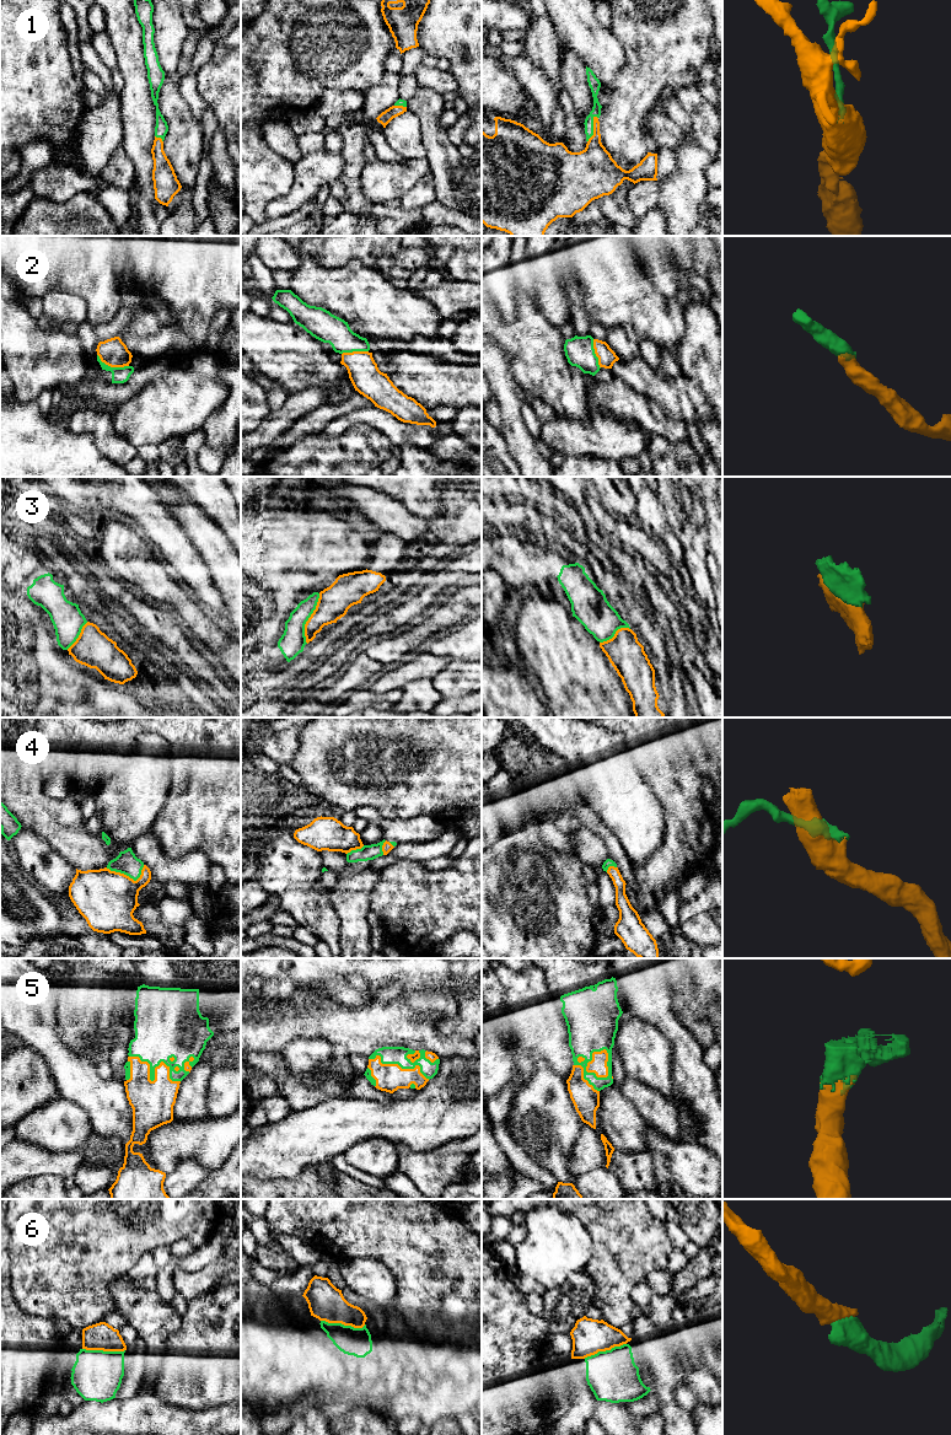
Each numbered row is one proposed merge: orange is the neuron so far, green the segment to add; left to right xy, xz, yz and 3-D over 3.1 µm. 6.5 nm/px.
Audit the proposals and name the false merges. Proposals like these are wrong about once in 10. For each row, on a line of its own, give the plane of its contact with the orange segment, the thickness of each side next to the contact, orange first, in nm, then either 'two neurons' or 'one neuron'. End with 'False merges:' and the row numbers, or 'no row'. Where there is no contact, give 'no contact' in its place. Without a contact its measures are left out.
1: yz | 280/60 nm | one neuron
2: xy | 180/110 nm | one neuron
3: xz | 200/160 nm | two neurons
4: xy | 380/150 nm | one neuron
5: yz | 110/300 nm | one neuron
6: xz | 240/180 nm | one neuron
False merges: 3

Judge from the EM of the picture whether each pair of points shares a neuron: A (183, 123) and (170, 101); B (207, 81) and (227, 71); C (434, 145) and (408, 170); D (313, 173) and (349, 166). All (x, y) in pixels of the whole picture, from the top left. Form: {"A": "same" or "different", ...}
{"A": "same", "B": "same", "C": "different", "D": "different"}

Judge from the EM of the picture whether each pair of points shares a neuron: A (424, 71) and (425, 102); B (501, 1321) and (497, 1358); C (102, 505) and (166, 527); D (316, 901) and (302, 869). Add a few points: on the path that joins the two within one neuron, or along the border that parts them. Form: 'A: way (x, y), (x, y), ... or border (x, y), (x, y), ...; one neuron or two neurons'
A: border (419, 85), (431, 89), (440, 95); two neurons
B: way (498, 1329), (497, 1349); one neuron
C: way (118, 505), (141, 505), (150, 514); one neuron
D: way (309, 893), (302, 887), (302, 876); one neuron

